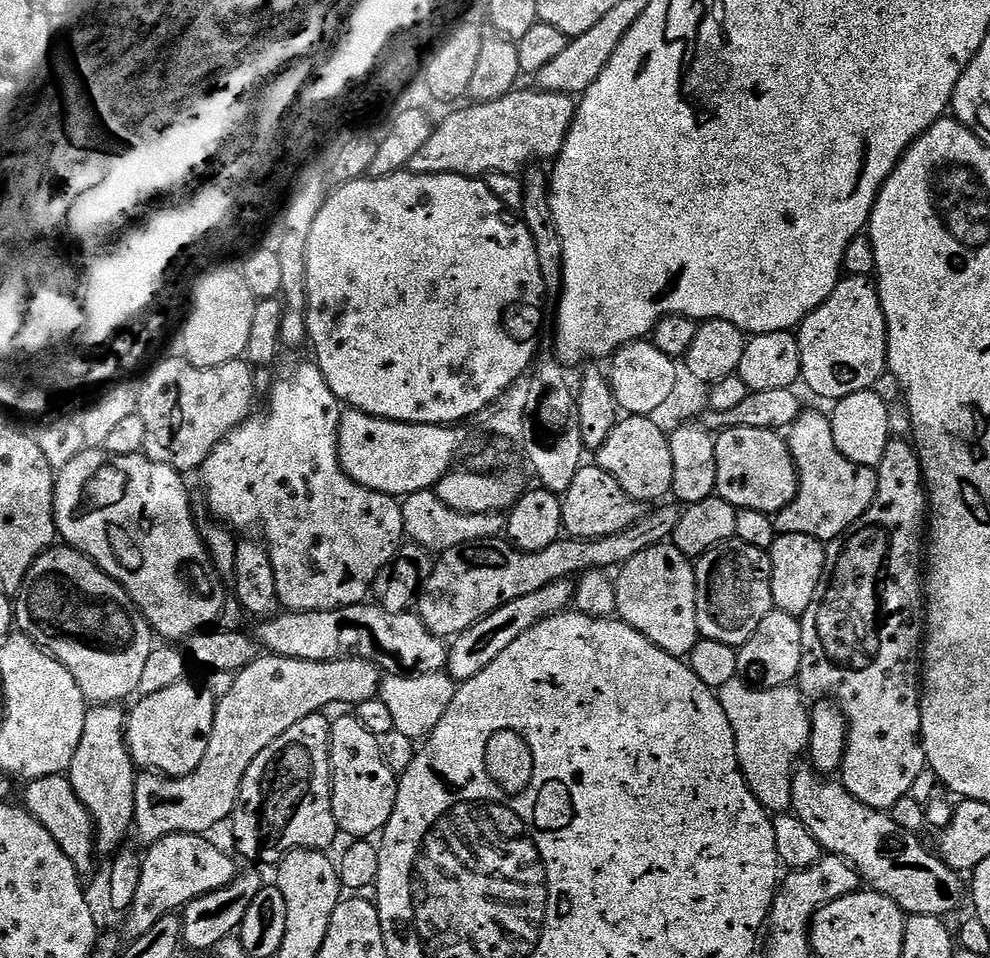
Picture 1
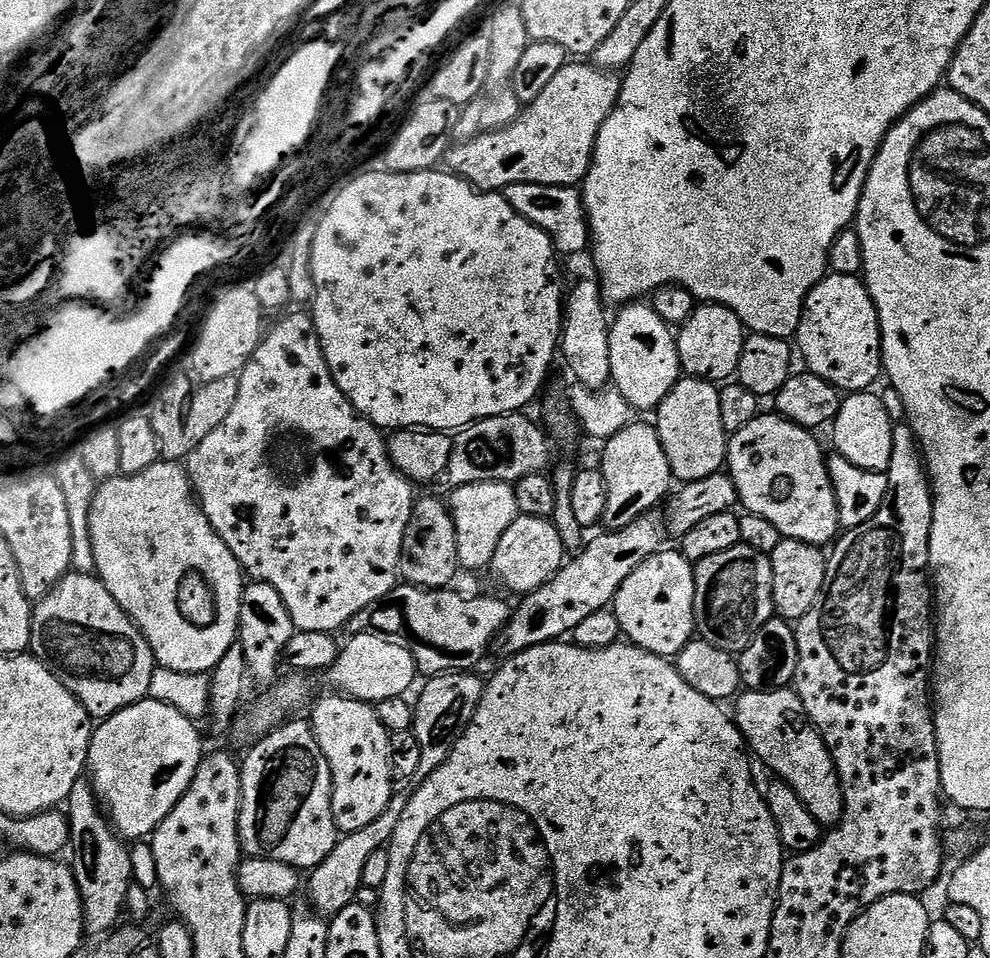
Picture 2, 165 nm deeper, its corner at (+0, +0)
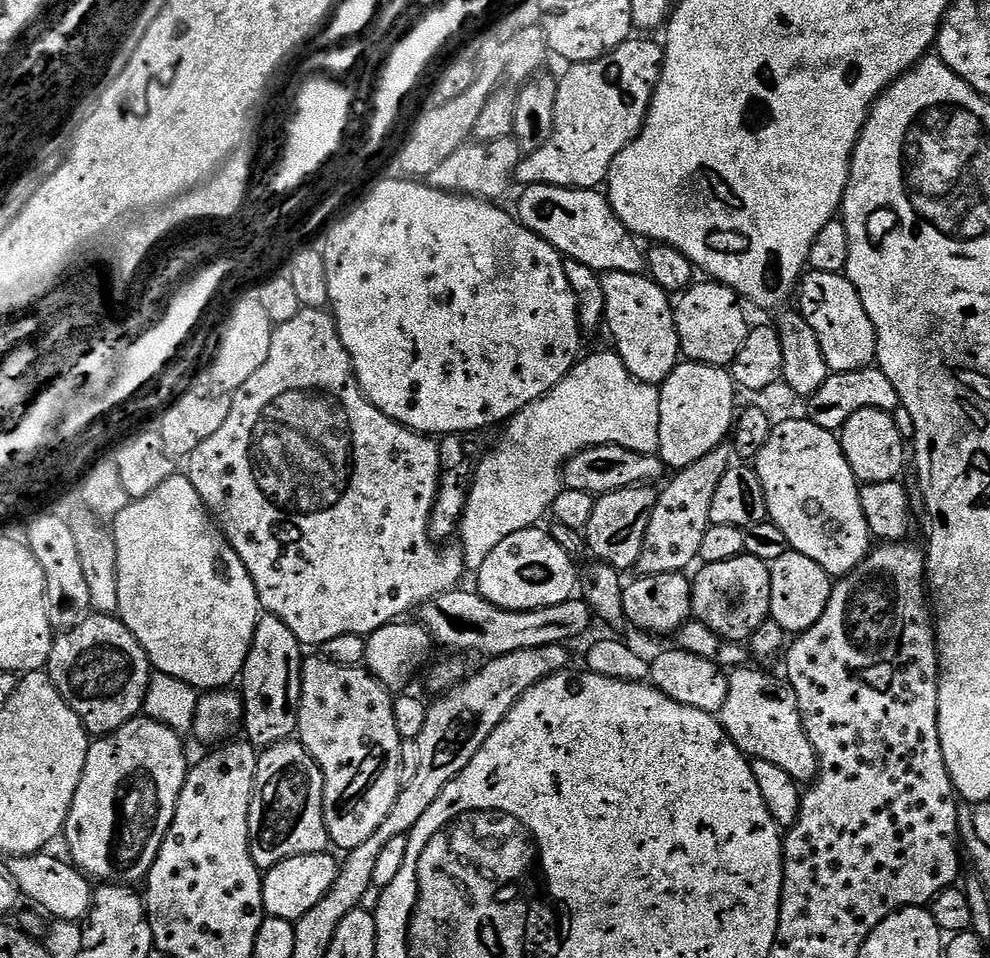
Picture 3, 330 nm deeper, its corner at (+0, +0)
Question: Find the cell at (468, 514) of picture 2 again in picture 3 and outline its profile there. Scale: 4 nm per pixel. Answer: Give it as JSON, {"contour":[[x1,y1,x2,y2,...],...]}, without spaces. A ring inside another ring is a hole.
{"contour":[[614,350,587,356,577,360,567,376,562,377,546,395,518,410,518,414,514,414,503,429,504,441,475,465,472,486,468,489,468,501,458,529,458,538,464,542,462,551,467,569,480,569,487,556,505,538,510,538,510,534,537,527,540,519,551,513,552,504,562,490,564,466,574,454,603,444,617,444,647,456,658,453,659,387,635,380]]}

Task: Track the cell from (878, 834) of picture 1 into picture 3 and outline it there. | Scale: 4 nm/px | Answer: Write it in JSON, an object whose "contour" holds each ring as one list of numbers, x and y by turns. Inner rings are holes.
{"contour":[[752,667,737,668,729,675,726,702,718,714,724,731,745,756,774,762,774,766,782,766,782,770,798,782,815,780,820,770,820,759,804,729,796,691,783,679,775,680]]}

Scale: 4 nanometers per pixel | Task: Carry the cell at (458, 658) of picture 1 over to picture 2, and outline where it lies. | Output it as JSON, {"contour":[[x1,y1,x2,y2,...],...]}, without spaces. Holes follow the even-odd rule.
{"contour":[[652,514,641,516,640,519,635,520,634,523,622,530,617,532,605,531,604,536,596,536,593,540,591,537,585,543,582,551,573,555,554,579,546,582,546,586,527,593,521,599,524,601,517,608,515,605,511,609,506,626,492,642,491,651,497,652,500,658,507,658,516,656,522,650,533,648,539,644,563,641,565,637,572,633,574,626,578,626,584,619,590,618,590,614,598,614,598,610,608,608,615,601,622,582,626,582,626,578,630,578,630,574,634,574,634,570,638,570,638,566,642,566,642,562,646,562,646,558,658,554,665,547,665,521,663,519,655,520,654,517,655,515]]}

